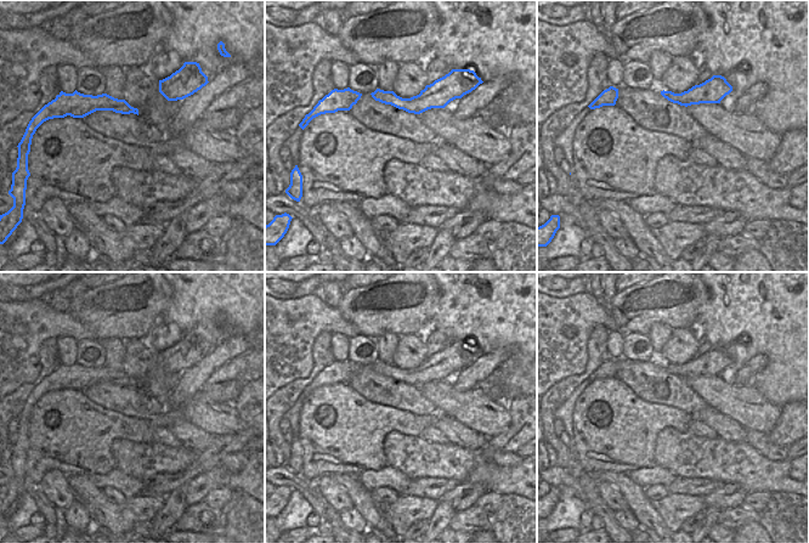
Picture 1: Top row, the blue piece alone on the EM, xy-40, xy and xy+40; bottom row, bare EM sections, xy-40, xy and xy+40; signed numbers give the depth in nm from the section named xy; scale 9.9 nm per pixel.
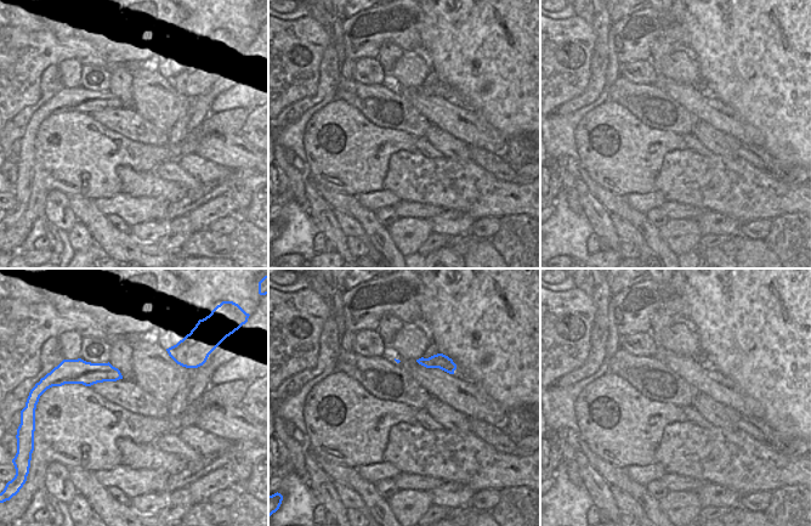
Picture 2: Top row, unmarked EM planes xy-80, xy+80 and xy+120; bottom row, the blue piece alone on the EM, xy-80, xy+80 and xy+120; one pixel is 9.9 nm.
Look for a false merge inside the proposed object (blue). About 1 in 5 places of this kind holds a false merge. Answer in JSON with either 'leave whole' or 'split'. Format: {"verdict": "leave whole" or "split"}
{"verdict": "leave whole"}

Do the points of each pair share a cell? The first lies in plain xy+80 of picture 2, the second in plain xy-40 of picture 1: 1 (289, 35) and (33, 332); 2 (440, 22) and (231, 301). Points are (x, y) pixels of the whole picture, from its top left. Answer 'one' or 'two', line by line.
1: one
2: one

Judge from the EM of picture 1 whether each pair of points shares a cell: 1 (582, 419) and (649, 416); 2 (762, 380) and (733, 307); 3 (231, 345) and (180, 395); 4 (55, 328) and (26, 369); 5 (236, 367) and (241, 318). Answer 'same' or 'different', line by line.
1: same
2: same
3: same
4: same
5: different

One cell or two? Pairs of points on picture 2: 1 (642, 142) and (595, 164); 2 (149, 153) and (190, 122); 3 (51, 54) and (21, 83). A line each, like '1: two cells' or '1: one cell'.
1: one cell
2: two cells
3: one cell

